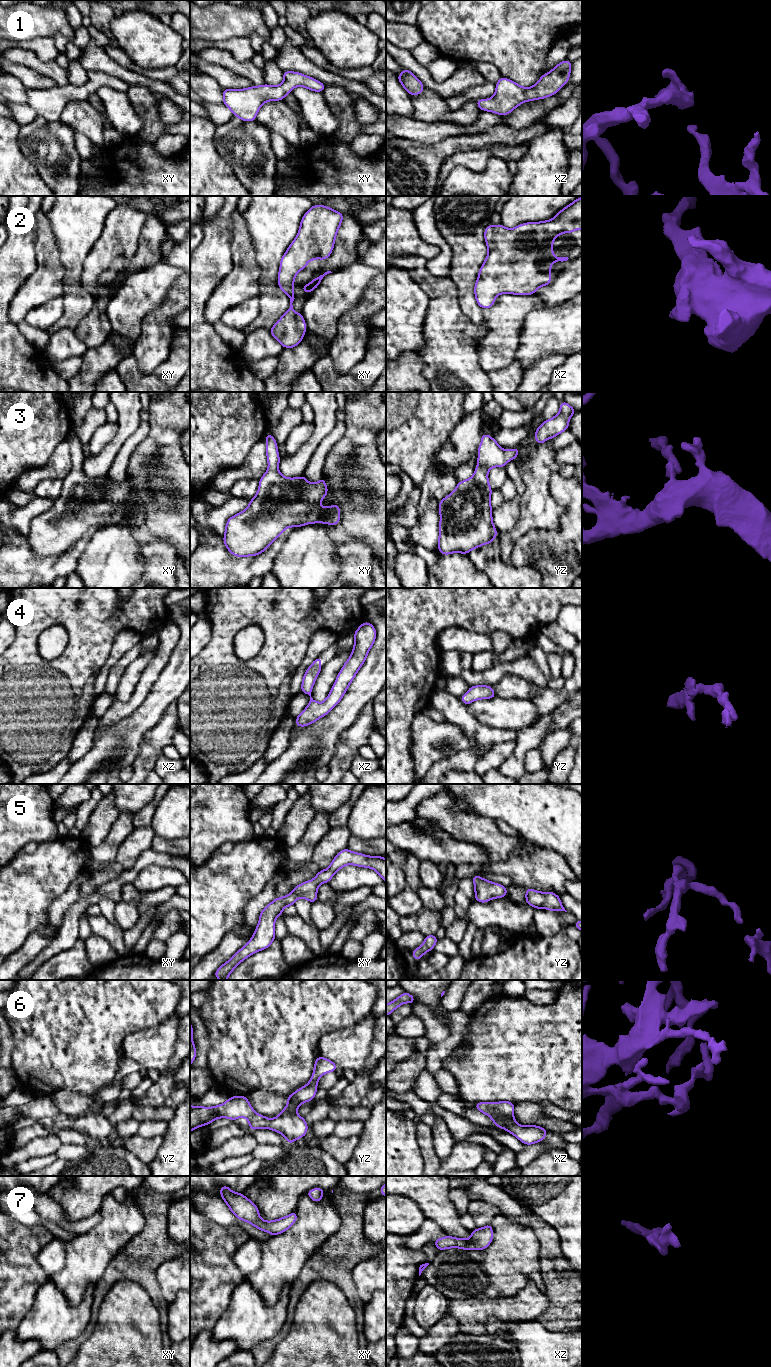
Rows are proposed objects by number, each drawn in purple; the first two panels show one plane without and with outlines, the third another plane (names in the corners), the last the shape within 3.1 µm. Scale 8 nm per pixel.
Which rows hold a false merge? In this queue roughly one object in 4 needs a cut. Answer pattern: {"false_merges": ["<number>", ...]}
{"false_merges": []}

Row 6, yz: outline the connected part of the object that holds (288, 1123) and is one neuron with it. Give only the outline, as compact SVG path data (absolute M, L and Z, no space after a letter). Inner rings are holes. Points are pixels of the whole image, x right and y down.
M318 1056L315 1060L311 1080L293 1094L286 1096L288 1103L283 1111L275 1118L269 1119L256 1113L246 1096L233 1096L214 1107L190 1105L190 1132L198 1127L205 1126L217 1118L229 1118L233 1121L244 1117L249 1122L250 1130L259 1128L271 1129L282 1134L288 1144L298 1138L304 1138L308 1130L305 1118L296 1112L299 1106L314 1099L317 1093L319 1078L329 1072L335 1072L337 1065L327 1058Z

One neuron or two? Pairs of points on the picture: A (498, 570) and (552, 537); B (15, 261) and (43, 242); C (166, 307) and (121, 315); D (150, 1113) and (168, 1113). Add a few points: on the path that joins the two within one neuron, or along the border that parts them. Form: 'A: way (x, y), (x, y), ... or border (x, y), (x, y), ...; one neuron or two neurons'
A: border (511, 563), (517, 567), (531, 566), (534, 569); two neurons
B: border (37, 237), (36, 268), (34, 270); two neurons
C: border (169, 290), (164, 301), (143, 318), (141, 328); two neurons
D: way (154, 1113), (164, 1113); one neuron

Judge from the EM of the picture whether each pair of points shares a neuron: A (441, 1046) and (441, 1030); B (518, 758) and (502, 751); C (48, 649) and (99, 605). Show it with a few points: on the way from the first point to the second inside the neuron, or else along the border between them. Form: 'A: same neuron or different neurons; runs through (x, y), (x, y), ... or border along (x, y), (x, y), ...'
A: different neurons; border along (442, 1018), (448, 1035), (432, 1042)
B: different neurons; border along (516, 740), (513, 752), (497, 768)
C: different neurons; border along (56, 623), (68, 635), (68, 644), (60, 654)

